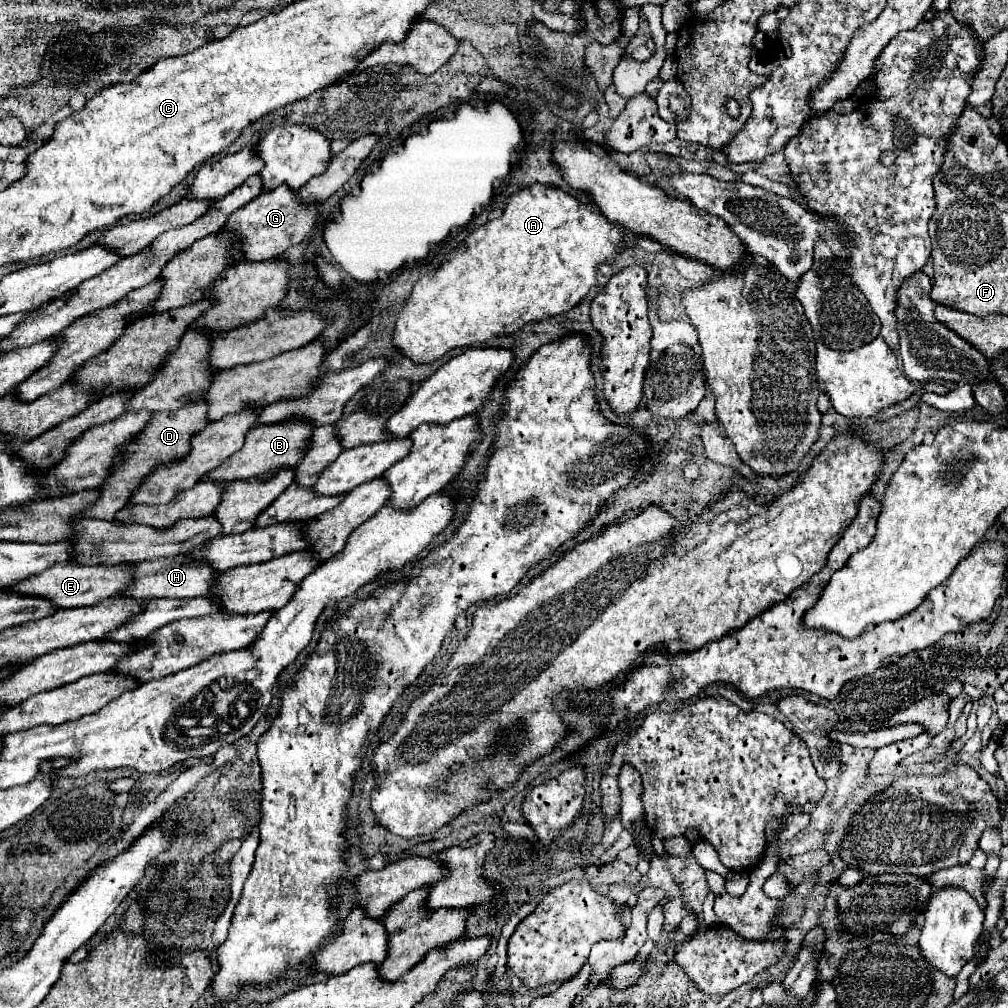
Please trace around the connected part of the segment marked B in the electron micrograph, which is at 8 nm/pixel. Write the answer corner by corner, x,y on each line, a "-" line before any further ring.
288,421
286,425
260,425
246,435
246,443
240,451
230,455
218,469
204,475
204,481
216,483
232,483
238,479
258,477
260,481
268,481
278,473
278,469
292,469
298,459
302,459
302,449
310,437
310,425
302,425
302,421

